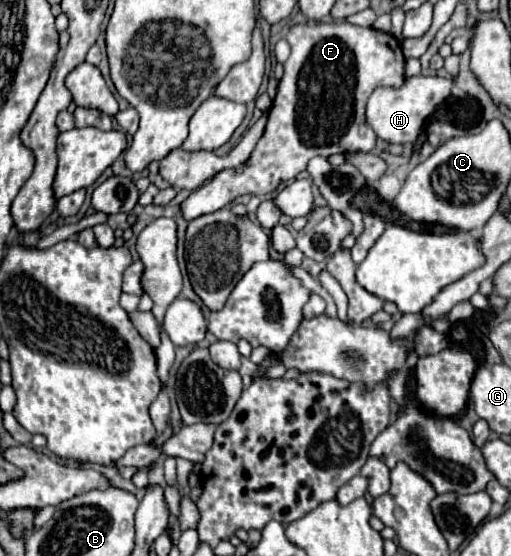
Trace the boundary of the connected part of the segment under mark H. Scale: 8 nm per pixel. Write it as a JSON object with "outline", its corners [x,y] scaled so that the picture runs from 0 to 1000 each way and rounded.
{"outline":[[[816,135],[796,138],[781,160],[738,156],[718,182],[718,225],[757,257],[812,257],[832,218],[847,207],[855,189],[883,174],[883,160],[894,153],[883,138],[863,135]]]}

